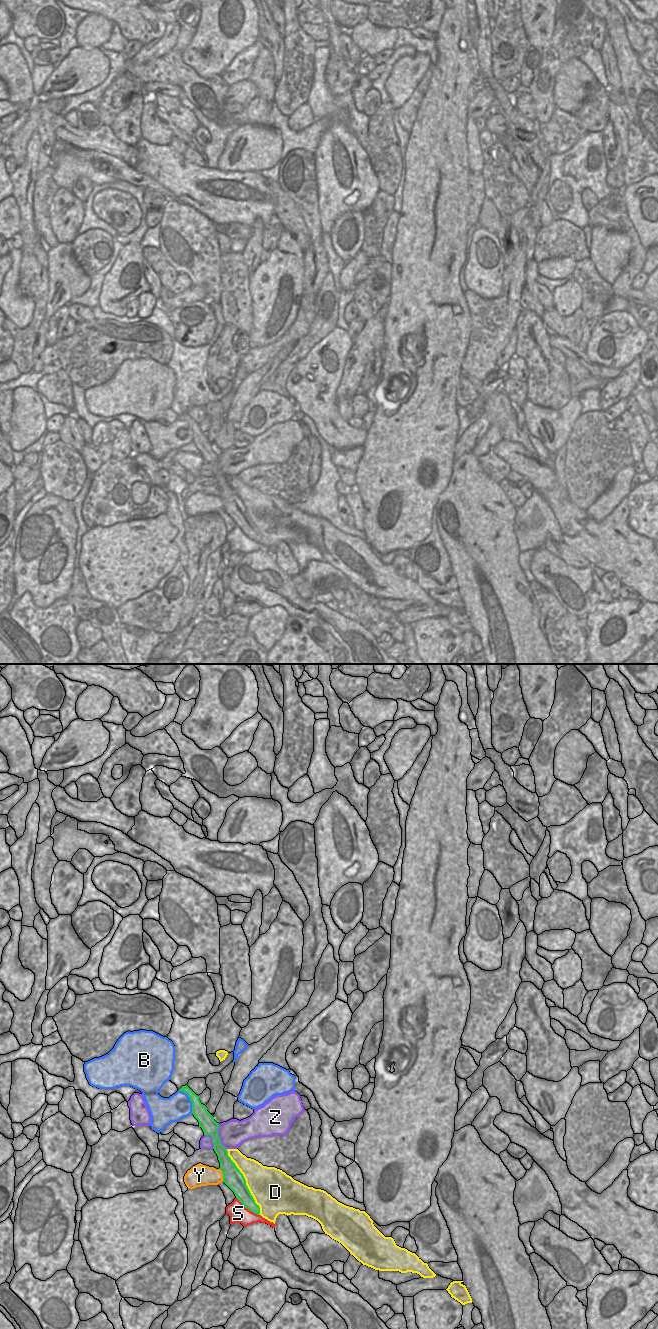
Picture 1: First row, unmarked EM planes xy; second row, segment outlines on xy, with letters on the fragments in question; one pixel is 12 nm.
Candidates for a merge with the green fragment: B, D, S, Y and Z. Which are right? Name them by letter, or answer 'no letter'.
S

